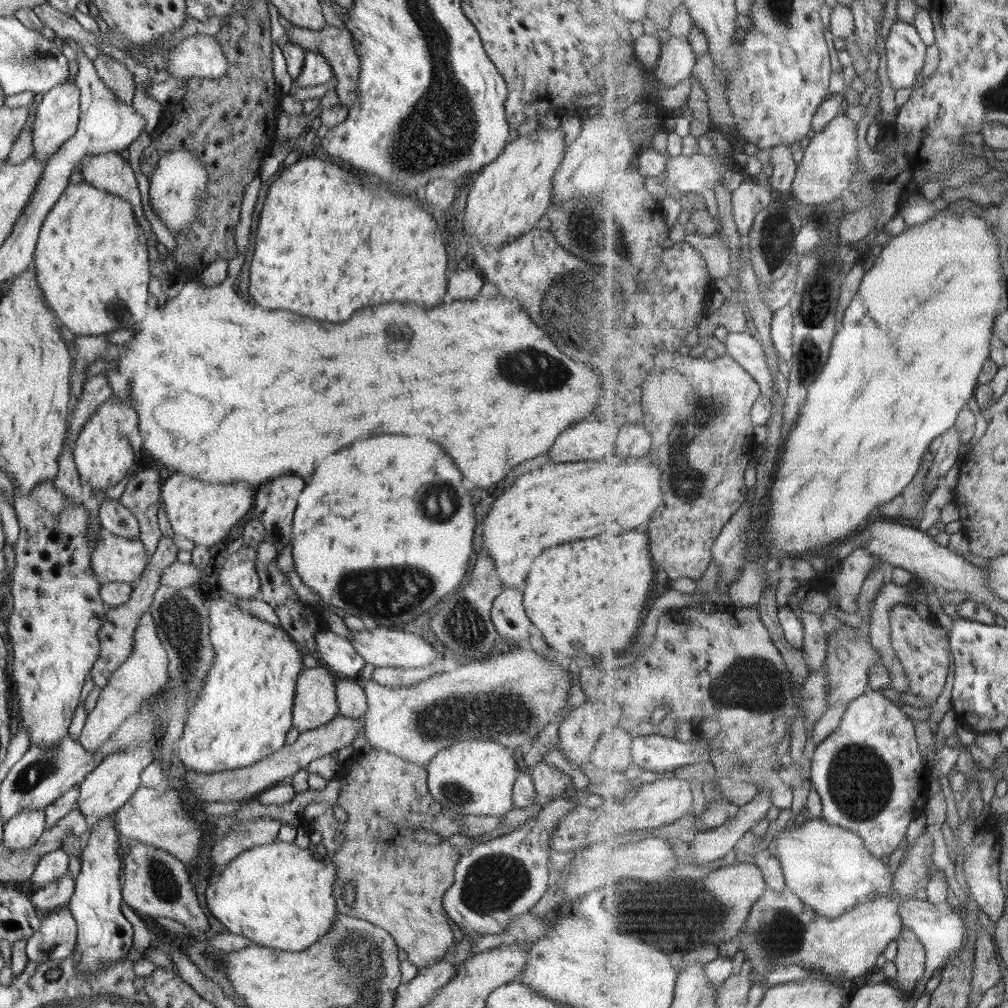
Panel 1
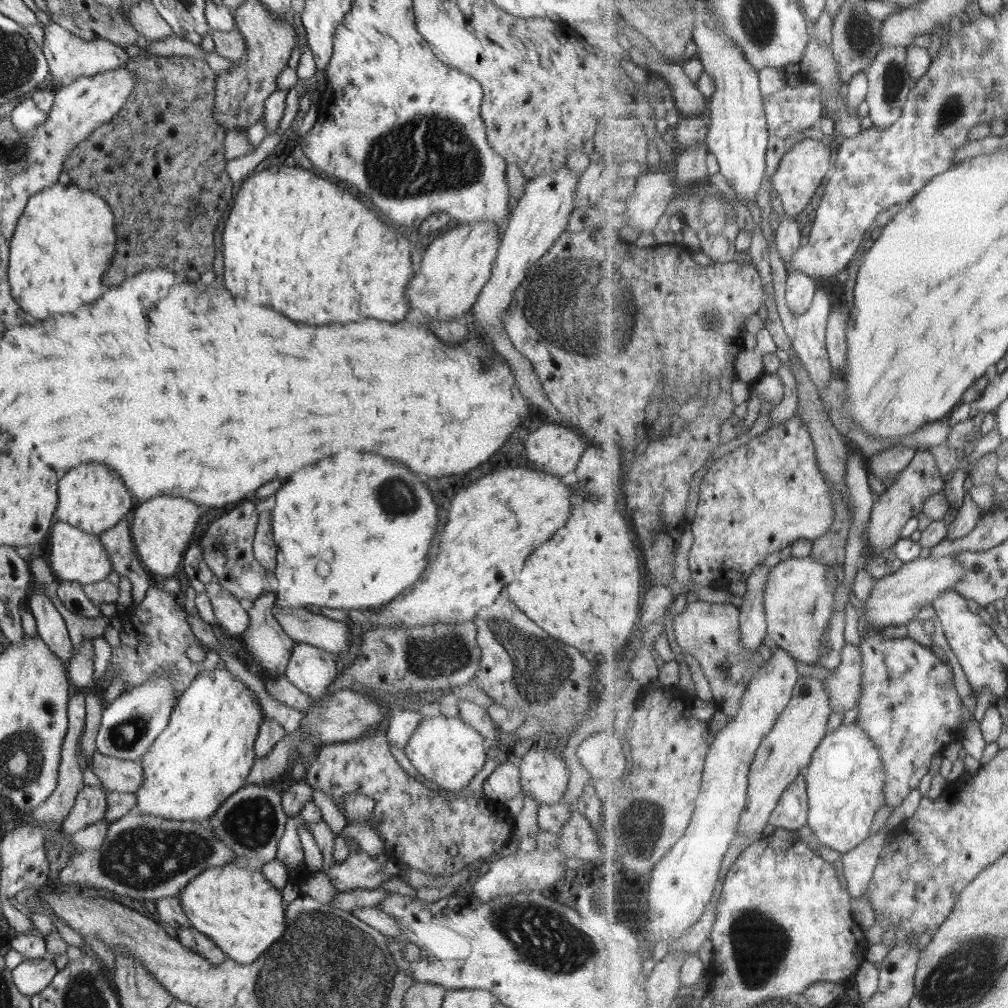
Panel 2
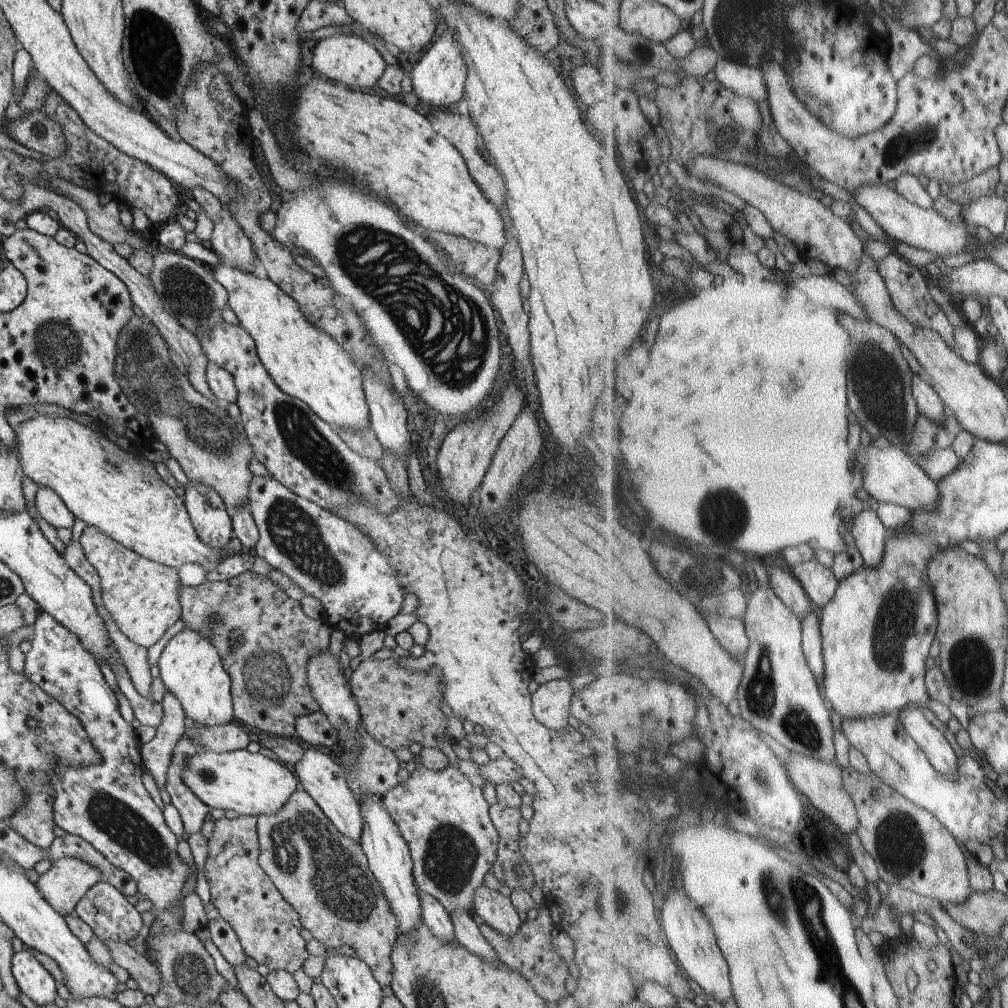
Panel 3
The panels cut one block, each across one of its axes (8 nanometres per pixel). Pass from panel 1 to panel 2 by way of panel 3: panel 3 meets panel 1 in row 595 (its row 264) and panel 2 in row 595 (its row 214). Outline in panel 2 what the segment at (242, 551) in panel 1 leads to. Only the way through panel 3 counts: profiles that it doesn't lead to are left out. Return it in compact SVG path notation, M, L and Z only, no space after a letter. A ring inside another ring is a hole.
M216 577L205 584L205 591L210 597L217 624L224 633L227 636L242 635L249 627L250 617L240 605L239 599L224 589Z

